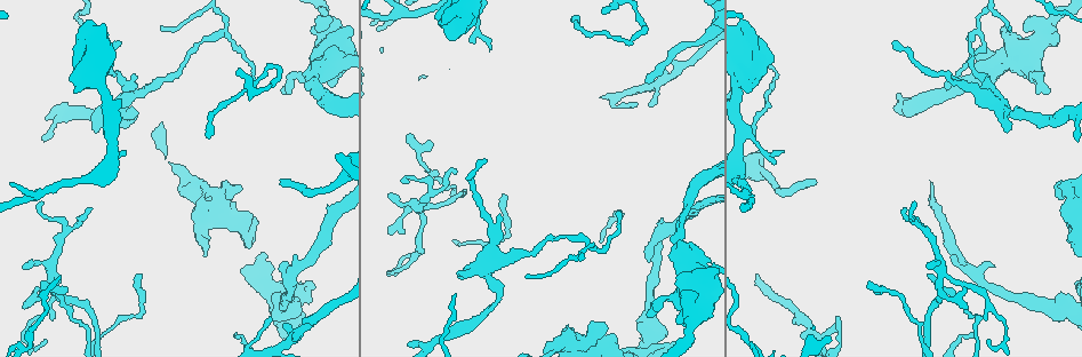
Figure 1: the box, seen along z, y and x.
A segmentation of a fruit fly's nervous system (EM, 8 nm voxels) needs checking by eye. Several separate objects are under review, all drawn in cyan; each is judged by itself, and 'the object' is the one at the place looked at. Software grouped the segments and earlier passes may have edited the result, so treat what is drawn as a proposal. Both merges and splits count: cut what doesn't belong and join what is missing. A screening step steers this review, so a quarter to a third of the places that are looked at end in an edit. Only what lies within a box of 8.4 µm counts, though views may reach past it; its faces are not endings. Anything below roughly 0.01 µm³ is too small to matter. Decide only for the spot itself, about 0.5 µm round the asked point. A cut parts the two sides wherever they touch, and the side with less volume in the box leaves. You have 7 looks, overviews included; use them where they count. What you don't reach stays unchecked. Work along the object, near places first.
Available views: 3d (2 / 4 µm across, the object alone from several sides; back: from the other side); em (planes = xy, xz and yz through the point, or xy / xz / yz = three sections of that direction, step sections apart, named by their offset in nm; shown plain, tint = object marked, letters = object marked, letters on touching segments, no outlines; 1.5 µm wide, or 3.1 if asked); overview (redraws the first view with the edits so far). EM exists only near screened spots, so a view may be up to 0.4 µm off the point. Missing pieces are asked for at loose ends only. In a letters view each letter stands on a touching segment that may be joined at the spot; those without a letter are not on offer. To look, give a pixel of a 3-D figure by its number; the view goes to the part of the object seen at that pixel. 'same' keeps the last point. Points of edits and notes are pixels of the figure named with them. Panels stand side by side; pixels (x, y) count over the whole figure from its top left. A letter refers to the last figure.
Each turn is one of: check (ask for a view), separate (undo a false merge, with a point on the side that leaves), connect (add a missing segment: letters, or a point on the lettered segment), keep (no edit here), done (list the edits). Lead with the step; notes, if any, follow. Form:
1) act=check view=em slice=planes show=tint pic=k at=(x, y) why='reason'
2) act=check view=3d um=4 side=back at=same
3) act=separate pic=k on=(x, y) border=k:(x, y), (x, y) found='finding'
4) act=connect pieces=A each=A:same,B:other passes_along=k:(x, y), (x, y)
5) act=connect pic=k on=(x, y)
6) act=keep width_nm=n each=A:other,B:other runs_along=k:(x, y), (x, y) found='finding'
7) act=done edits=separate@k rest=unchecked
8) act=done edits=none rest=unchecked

act=check view=3d um=4 pic=1 at=(52, 271) why='abrupt turn'

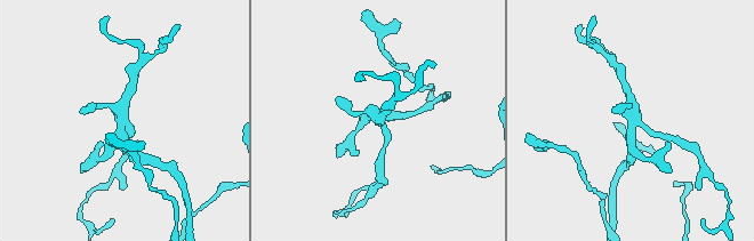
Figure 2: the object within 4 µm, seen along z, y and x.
act=check view=em slice=planes show=letters pic=2 at=(635, 117) why='now the EM'

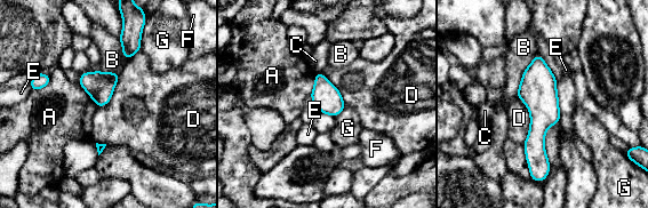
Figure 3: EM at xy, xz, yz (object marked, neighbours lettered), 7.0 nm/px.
act=keep each=A:other,B:other,C:other,D:other,E:other,F:other,G:other border=3:(517, 96), (529, 113), (524, 143) found='continuous, no second neuron'

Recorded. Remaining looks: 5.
act=check view=em slice=xz step=4 show=letters pic=1 at=(201, 198) why='thick end'

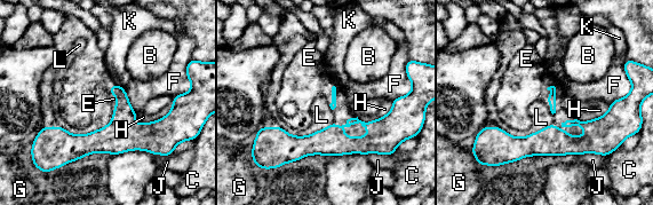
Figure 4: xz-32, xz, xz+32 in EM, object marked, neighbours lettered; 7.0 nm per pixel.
act=connect pieces=E longest_contact=J:500nm each=B:other,C:other,E:same,F:other,G:other,H:other,J:other,K:other,L:other found='the neuron continues'

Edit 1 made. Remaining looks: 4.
act=check view=overview

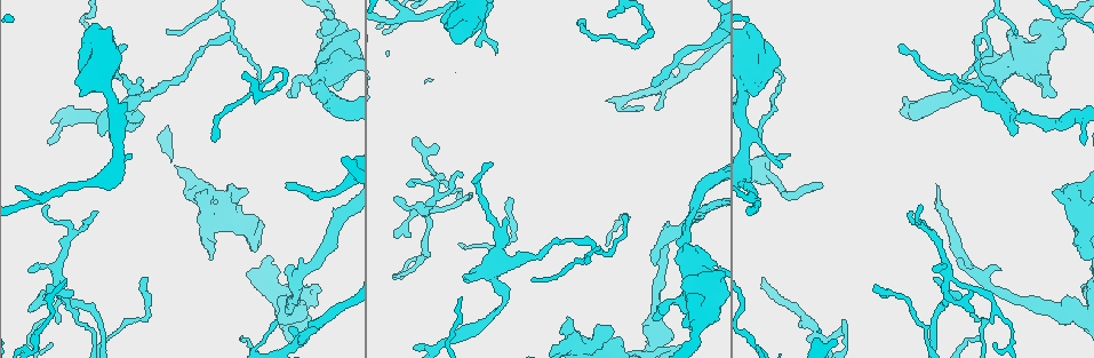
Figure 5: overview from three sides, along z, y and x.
act=check view=em slice=planes show=plain pic=5 at=(102, 136) why='an open end'

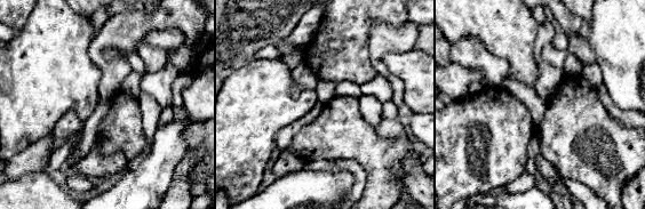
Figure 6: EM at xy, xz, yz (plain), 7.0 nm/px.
act=check view=em slice=planes show=tint at=same

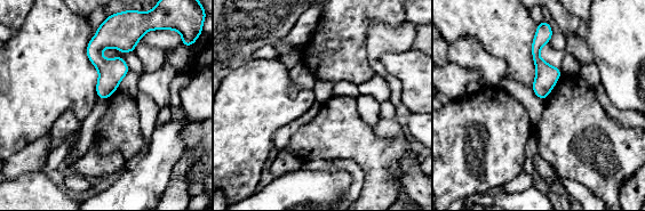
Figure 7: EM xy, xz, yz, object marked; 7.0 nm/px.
act=check view=em slice=planes show=letters at=same why='what lies round it'

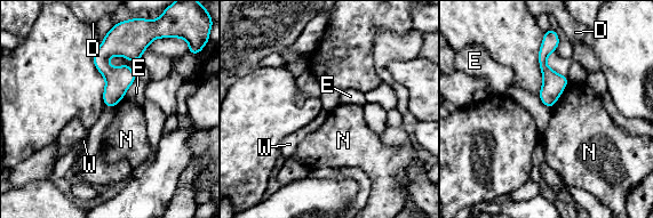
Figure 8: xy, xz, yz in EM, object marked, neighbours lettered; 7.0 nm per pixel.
act=keep each=D:other,E:other,N:other,W:other border=8:(568, 81), (551, 107) found='no lettered segment goes on from it'

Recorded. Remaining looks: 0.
act=done edits=connect@4 rest=unchecked

